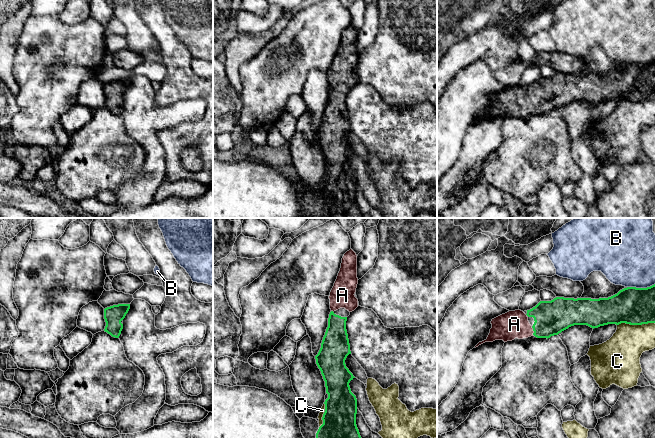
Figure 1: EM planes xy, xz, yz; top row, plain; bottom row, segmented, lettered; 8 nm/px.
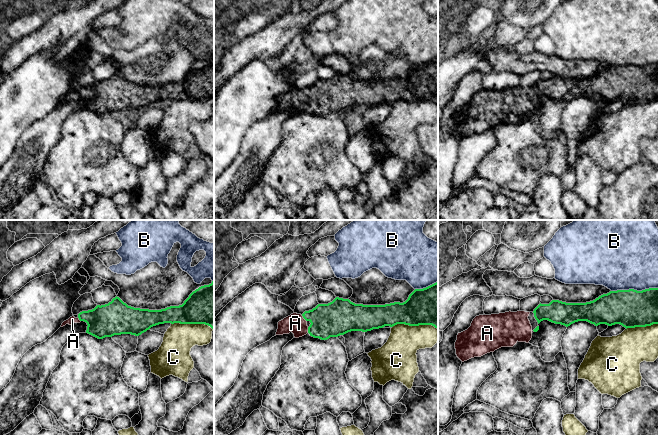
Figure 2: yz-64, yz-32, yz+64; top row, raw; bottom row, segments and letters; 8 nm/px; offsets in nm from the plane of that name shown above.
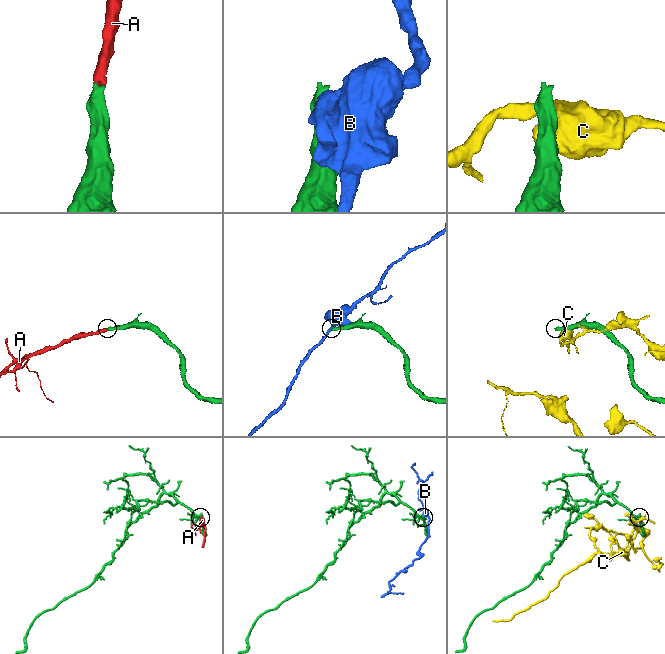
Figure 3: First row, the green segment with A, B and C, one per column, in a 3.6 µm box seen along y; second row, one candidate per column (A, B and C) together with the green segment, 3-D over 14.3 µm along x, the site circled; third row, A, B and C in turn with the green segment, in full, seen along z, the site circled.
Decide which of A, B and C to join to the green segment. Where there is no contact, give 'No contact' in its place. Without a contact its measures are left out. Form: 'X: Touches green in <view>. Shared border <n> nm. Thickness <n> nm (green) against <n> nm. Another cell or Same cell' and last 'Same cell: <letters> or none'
A: Touches green in yz. Shared border 70 nm. Thickness 280 nm (green) against 220 nm. Same cell
B: Touches green in yz. Shared border 220 nm. Thickness 300 nm (green) against 420 nm. Another cell
C: Touches green in yz. Shared border 300 nm. Thickness 300 nm (green) against 300 nm. Another cell
Same cell: A

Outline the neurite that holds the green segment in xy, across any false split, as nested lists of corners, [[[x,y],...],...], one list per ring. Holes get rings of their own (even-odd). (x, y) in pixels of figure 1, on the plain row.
[[[118,80],[104,85],[106,102],[104,107],[112,113],[119,114],[123,105],[121,97],[125,94],[130,85],[130,80]]]

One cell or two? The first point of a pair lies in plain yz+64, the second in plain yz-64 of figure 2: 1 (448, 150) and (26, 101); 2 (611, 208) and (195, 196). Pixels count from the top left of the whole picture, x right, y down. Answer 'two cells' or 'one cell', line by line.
1: one cell
2: one cell

